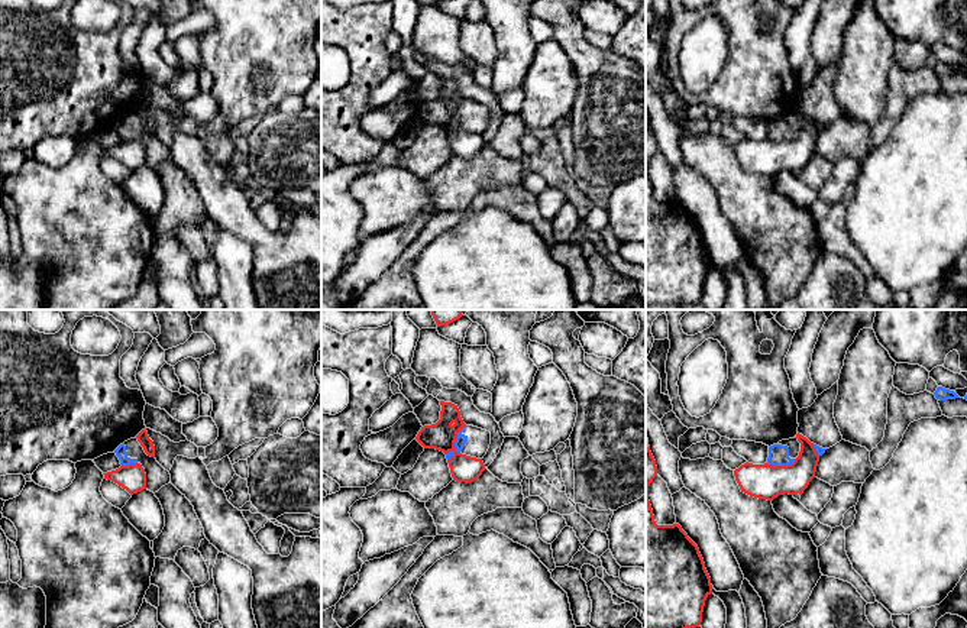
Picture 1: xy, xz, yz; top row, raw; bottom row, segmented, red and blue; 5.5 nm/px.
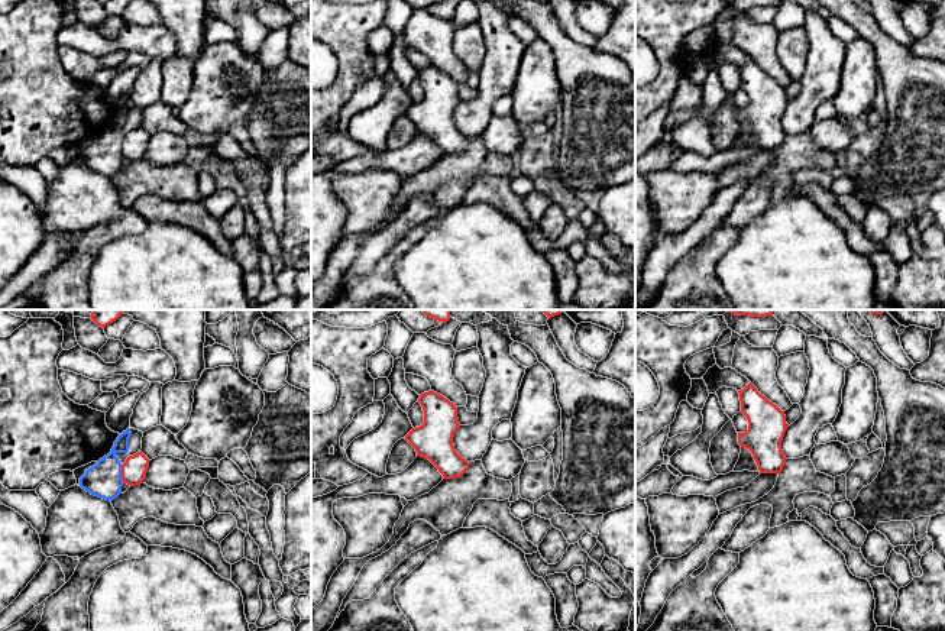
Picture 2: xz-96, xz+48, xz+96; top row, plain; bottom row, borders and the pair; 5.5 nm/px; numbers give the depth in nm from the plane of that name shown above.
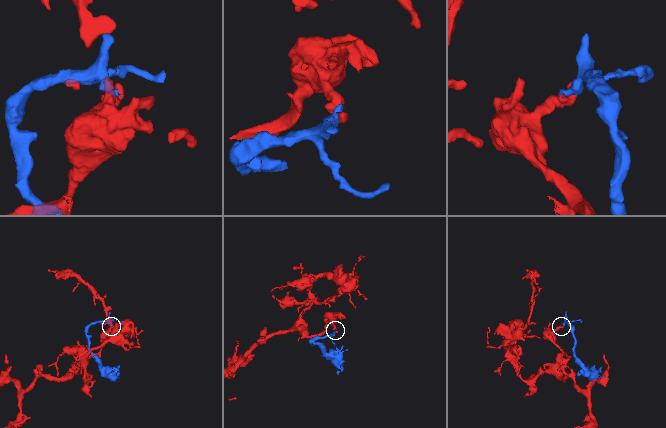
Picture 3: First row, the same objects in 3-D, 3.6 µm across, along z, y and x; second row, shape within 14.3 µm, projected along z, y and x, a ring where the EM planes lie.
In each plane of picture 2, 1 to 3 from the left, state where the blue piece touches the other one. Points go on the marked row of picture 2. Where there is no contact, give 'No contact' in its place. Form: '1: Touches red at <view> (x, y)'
1: Touches red at xz-96 (122, 473)
2: No contact
3: No contact

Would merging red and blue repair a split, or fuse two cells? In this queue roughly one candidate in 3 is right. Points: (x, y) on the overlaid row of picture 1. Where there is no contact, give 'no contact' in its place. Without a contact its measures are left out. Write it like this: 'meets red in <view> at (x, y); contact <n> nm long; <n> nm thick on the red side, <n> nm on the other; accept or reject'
meets red in xz at (453, 443); contact 220 nm long; 160 nm thick on the red side, 60 nm on the other; reject

